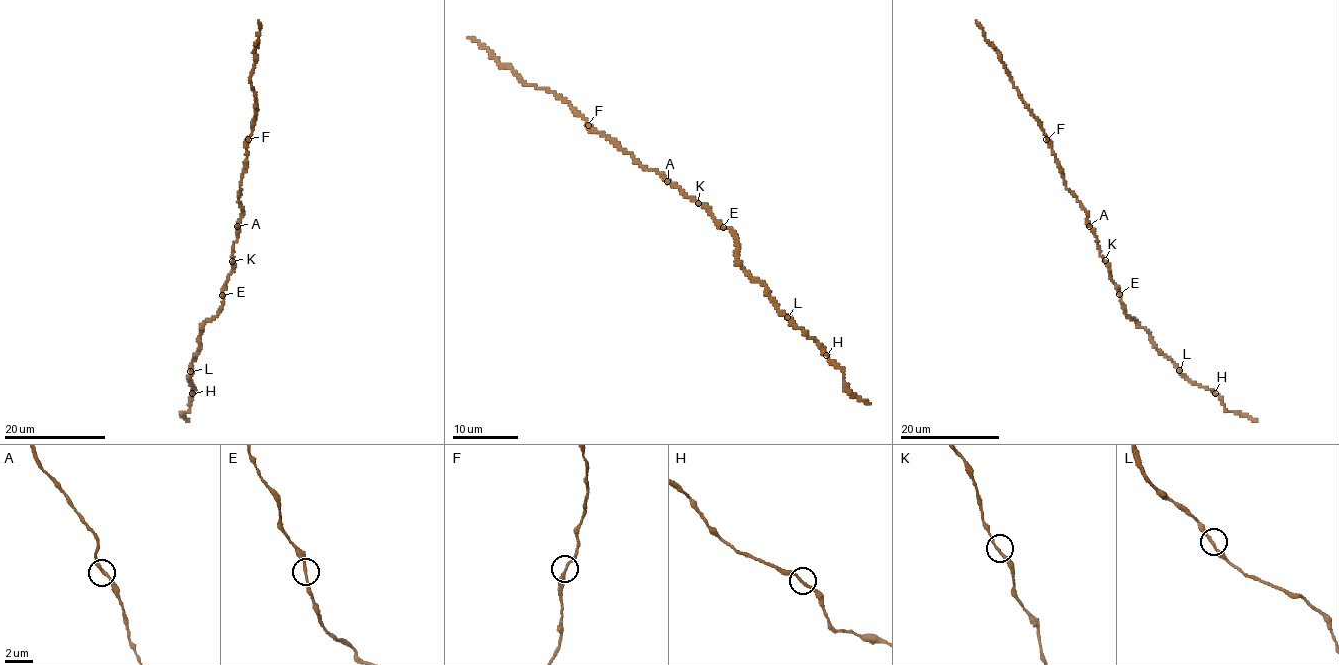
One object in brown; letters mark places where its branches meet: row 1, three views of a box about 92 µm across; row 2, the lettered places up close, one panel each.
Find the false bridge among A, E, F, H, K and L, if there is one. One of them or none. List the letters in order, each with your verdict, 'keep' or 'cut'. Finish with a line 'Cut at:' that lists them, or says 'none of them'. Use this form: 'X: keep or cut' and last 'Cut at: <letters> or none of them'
A: keep
E: keep
F: keep
H: keep
K: keep
L: keep
Cut at: none of them

